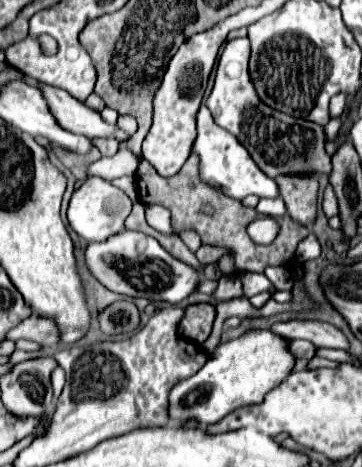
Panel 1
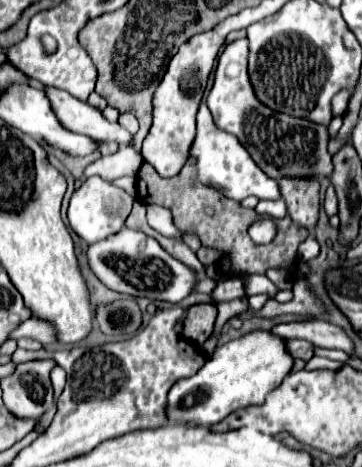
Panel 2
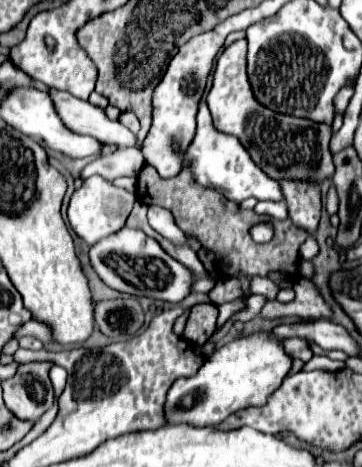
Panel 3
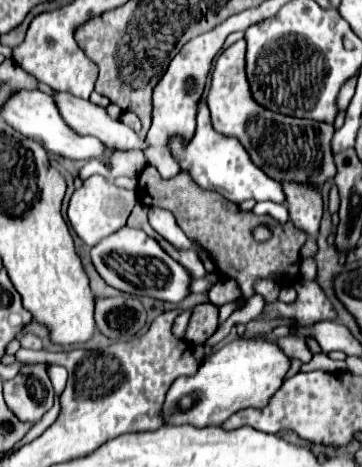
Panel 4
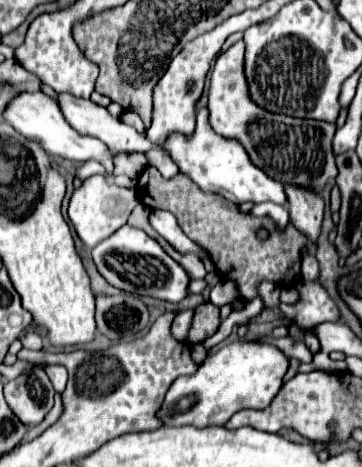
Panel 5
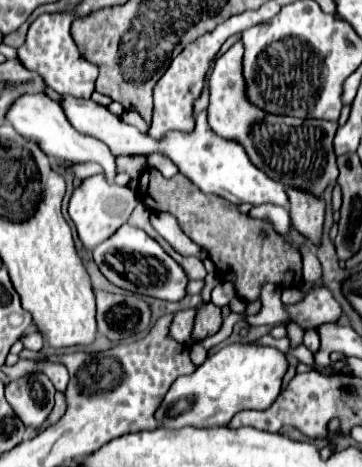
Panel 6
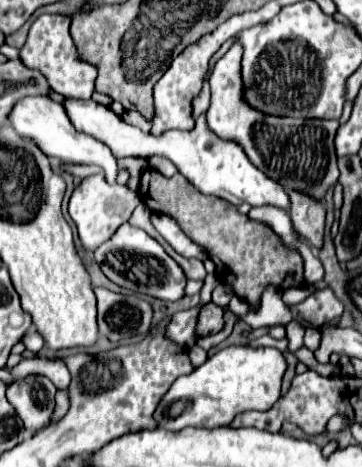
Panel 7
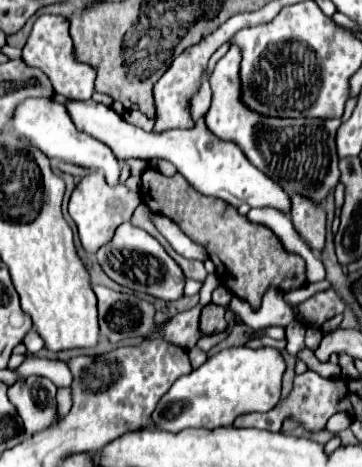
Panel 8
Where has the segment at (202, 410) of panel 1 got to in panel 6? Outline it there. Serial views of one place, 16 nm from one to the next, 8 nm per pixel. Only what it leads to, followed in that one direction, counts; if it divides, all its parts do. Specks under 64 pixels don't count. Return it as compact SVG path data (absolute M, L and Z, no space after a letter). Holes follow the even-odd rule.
M230 344L208 356L196 372L180 376L164 396L156 410L156 420L162 428L178 430L184 426L216 428L228 426L234 414L242 410L266 410L280 396L282 376L288 368L284 354L270 346Z

